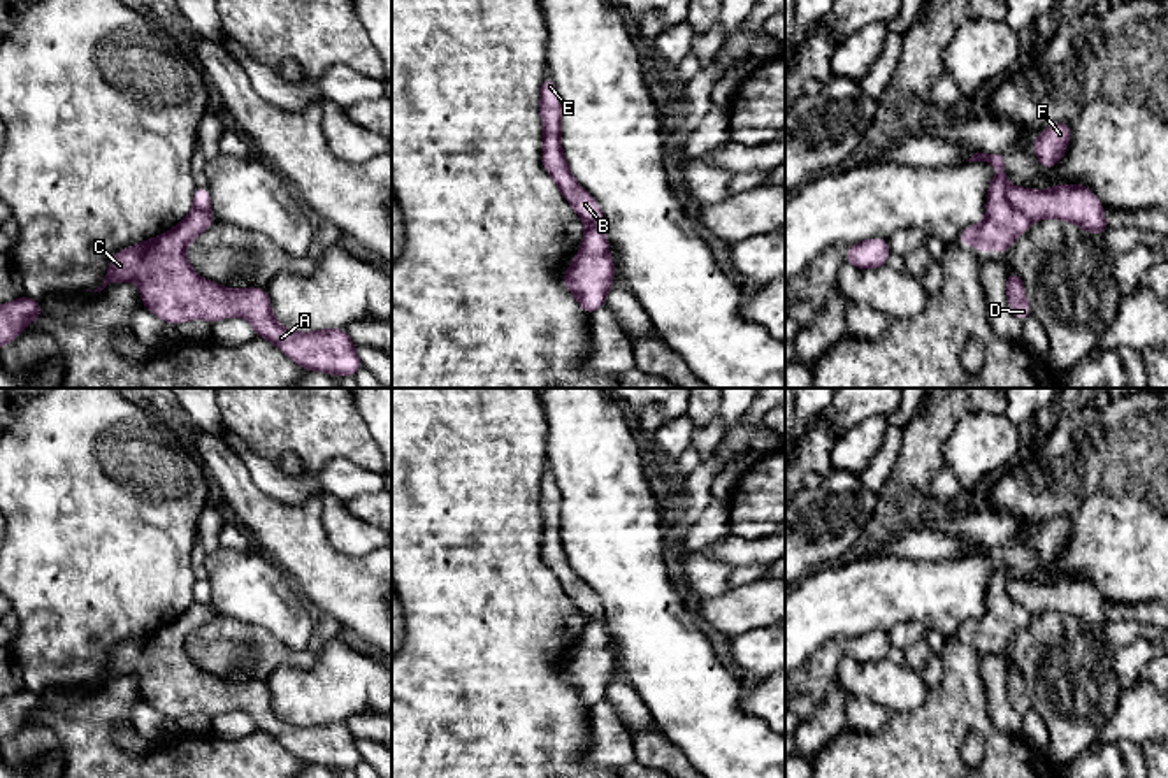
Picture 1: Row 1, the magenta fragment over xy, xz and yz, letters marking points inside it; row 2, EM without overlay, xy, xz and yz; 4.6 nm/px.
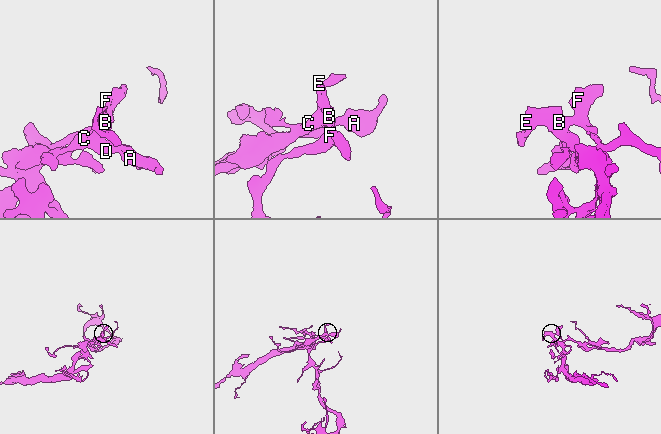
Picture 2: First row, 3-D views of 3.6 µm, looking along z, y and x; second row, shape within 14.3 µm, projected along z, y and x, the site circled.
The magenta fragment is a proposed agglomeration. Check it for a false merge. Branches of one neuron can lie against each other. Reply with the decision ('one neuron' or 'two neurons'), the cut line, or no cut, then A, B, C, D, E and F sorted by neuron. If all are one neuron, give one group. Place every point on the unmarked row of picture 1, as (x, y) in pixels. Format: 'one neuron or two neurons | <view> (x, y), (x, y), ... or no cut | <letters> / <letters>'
two neurons | yz (1007, 580), (1007, 592), (1031, 613) | A B C D E / F

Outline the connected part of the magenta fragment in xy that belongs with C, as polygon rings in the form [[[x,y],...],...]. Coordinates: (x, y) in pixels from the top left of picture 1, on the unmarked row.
[[[191,602],[172,623],[118,645],[109,653],[104,678],[95,685],[100,687],[109,676],[133,674],[144,701],[169,718],[242,710],[256,729],[274,736],[300,760],[355,769],[362,755],[344,722],[292,725],[274,711],[267,681],[230,683],[197,667],[186,653],[186,639],[214,615],[211,604]]]

